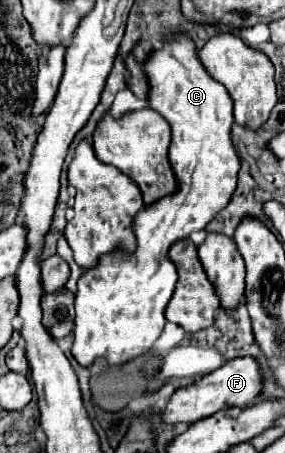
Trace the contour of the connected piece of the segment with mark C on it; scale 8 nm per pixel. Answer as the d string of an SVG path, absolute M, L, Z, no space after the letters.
M185 32L167 34L163 46L145 60L149 82L149 106L171 126L169 162L179 190L145 206L135 218L135 254L109 254L99 266L85 272L77 282L73 358L89 368L99 358L109 366L121 366L143 356L157 342L165 326L165 306L177 284L177 270L167 258L173 242L203 230L207 222L227 206L239 172L239 158L231 144L233 100L223 84L213 80L197 58L197 46Z

